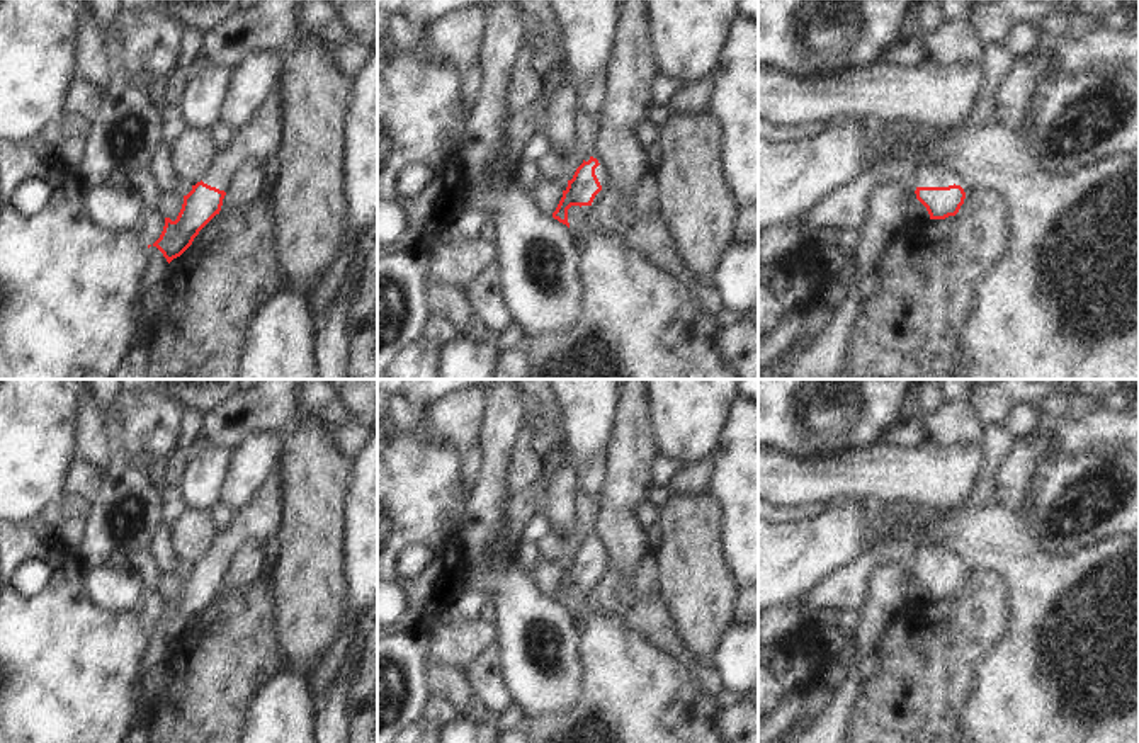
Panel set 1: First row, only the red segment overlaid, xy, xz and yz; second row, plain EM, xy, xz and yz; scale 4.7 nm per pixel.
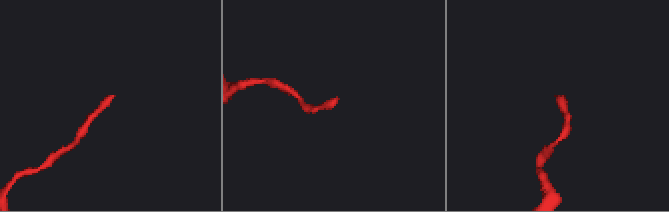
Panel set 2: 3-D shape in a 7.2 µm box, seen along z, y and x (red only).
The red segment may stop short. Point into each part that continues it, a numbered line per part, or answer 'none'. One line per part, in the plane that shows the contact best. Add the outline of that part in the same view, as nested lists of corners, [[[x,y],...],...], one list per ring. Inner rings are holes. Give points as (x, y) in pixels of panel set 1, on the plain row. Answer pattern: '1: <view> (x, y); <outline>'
1: yz (935, 555); [[[933,542],[920,551],[916,556],[918,568],[949,568],[960,566],[954,554],[940,542]]]

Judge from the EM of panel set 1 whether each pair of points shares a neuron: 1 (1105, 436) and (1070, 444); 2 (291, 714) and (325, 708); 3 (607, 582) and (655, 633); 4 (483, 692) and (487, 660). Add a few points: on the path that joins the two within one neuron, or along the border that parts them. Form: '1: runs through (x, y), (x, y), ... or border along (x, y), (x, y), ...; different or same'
1: runs through (1097, 436), (1078, 437); same
2: border along (311, 697), (315, 725); different
3: runs through (621, 595), (648, 619); same
4: runs through (485, 684), (485, 669); same

